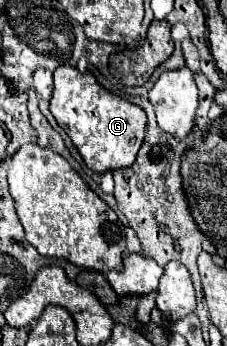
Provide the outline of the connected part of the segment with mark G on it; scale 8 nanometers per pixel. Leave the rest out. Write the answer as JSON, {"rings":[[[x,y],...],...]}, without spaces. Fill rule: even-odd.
{"rings":[[[71,65],[57,67],[53,73],[53,95],[49,101],[49,111],[71,137],[85,165],[97,173],[129,167],[145,139],[145,111],[105,91],[91,73],[79,73]],[[89,117],[93,119],[91,125]],[[93,131],[97,131],[97,139],[93,139]]]}

